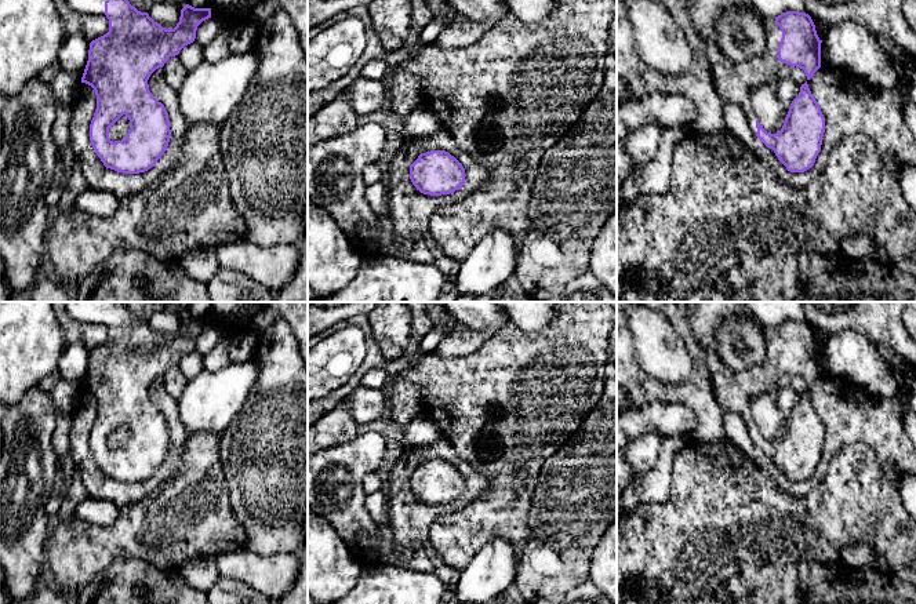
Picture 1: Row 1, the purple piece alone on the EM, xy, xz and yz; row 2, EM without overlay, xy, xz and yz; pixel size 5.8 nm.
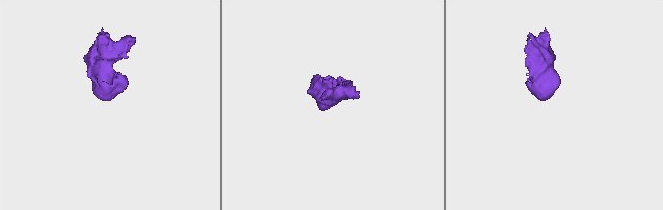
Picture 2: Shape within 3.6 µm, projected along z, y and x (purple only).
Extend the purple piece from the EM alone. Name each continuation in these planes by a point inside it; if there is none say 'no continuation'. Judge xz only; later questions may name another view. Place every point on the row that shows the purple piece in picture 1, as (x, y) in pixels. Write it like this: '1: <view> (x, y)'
no continuation

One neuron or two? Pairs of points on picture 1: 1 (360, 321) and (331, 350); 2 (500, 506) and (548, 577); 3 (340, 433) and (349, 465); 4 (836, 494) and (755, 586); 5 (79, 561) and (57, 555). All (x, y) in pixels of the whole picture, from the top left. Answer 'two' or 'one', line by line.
1: two
2: two
3: two
4: two
5: one

